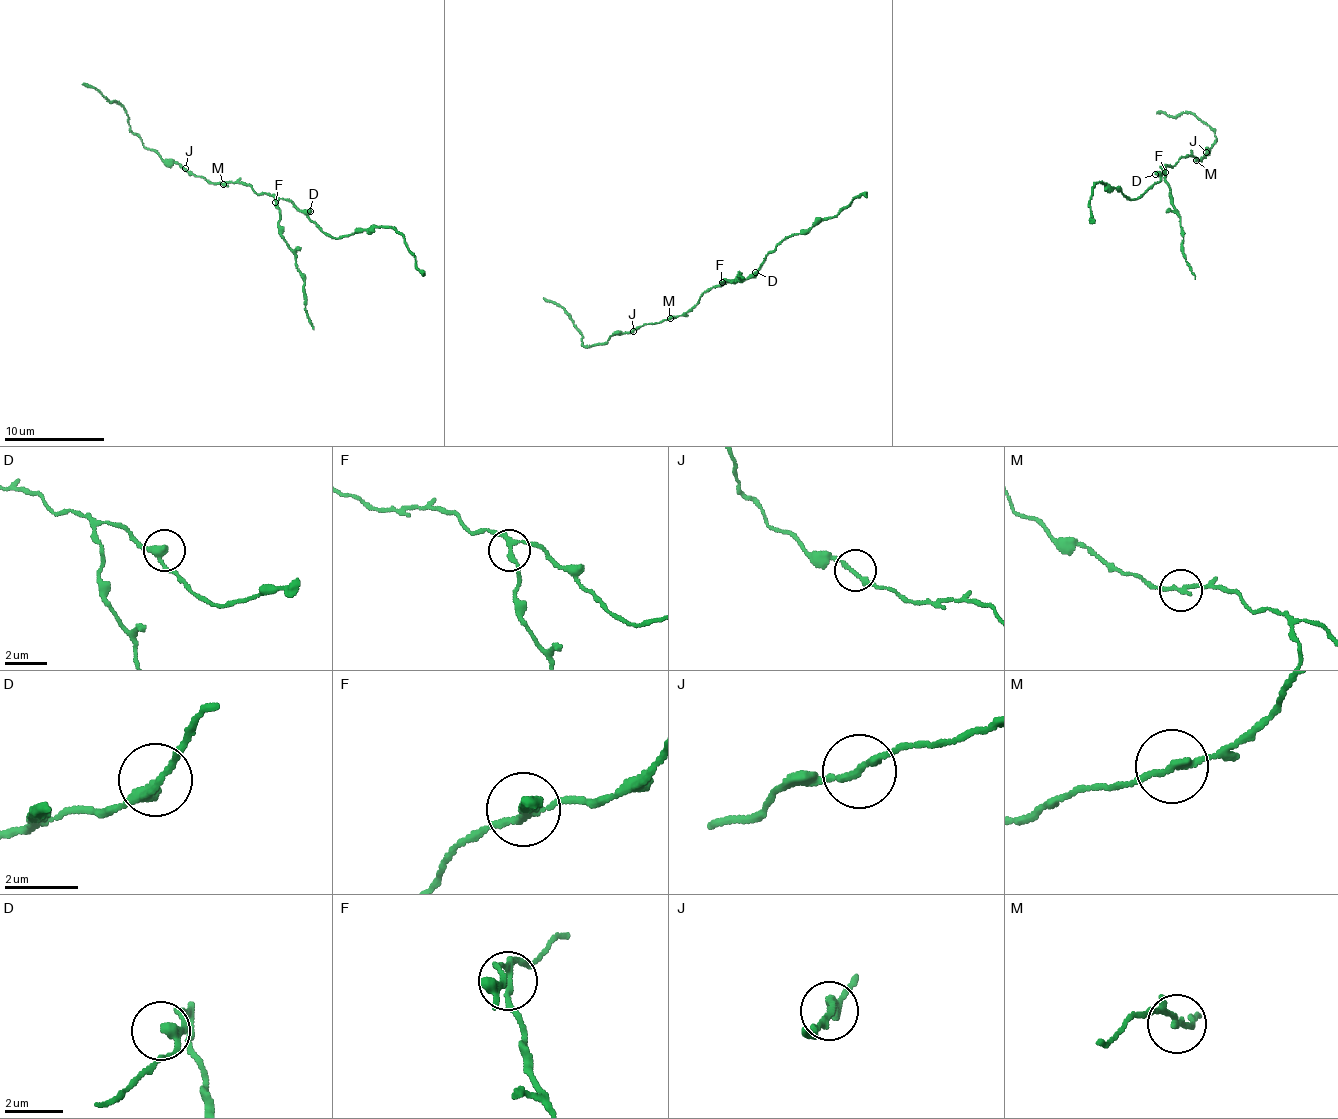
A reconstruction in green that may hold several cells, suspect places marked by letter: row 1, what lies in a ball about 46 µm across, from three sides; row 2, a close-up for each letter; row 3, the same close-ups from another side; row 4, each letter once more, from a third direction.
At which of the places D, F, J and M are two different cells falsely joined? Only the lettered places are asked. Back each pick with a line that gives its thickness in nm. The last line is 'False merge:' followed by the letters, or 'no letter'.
F: 180 nm
False merge: F

